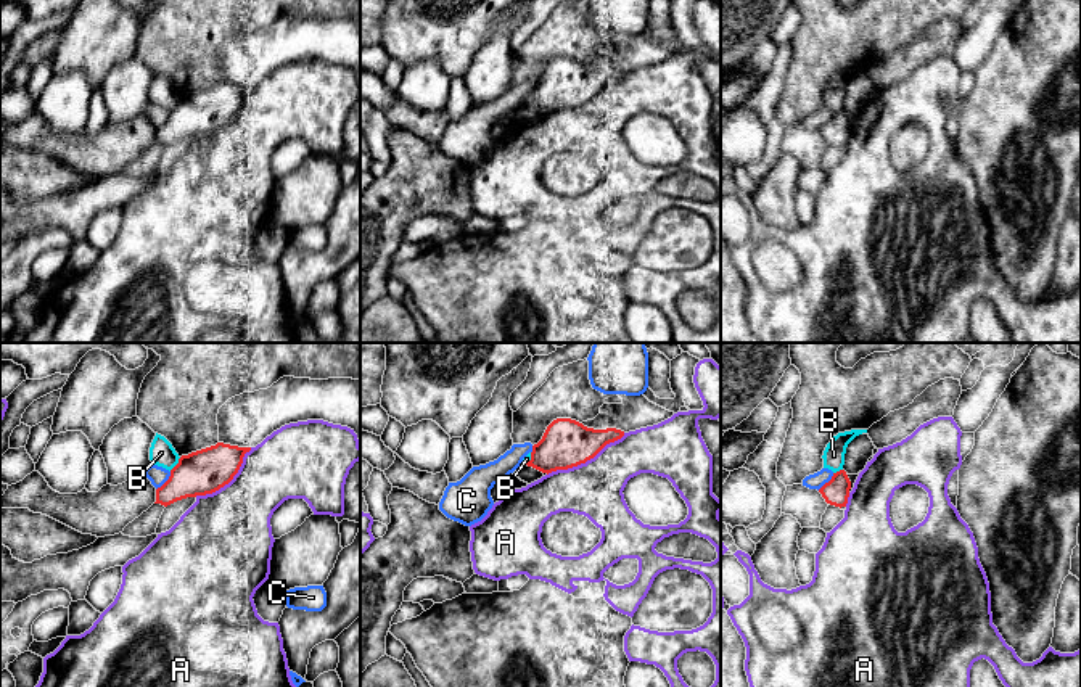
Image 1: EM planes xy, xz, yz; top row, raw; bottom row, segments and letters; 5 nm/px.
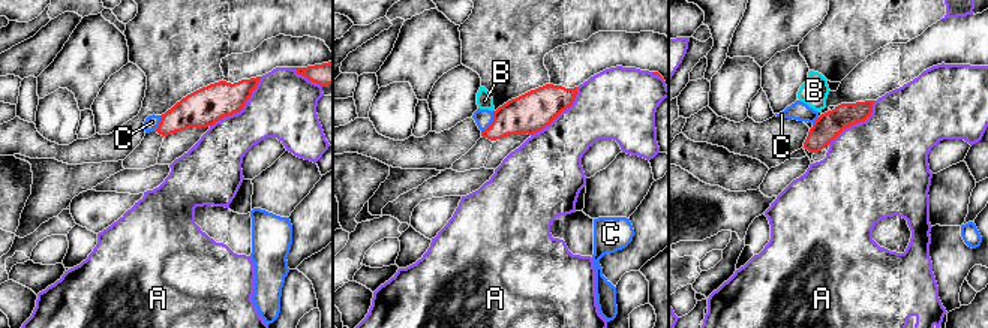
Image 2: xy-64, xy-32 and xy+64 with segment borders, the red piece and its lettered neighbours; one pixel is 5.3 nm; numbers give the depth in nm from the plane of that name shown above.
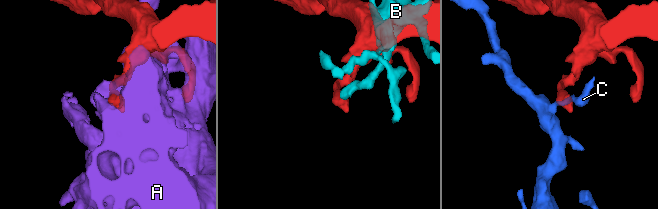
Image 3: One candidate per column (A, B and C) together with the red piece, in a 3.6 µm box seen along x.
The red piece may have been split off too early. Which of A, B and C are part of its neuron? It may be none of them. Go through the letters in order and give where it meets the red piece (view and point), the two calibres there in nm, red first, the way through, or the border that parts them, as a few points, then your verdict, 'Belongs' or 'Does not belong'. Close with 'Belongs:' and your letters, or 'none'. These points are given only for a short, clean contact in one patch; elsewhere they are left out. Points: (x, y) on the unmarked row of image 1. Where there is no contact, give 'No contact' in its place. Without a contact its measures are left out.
A: Touches red at xz (586, 100). Thickness 240 nm (red) against 280 nm. Does not belong
B: Touches red at xy (177, 103). Thickness 220 nm (red) against 130 nm. Does not belong
C: Touches red at xy (166, 121). Thickness 220 nm (red) against 90 nm. Boundary: xy (171, 111), (156, 129). Does not belong
Belongs: none

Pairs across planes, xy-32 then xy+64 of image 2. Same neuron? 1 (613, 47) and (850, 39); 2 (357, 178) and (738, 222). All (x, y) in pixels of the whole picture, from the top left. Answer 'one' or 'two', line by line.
1: two
2: two

